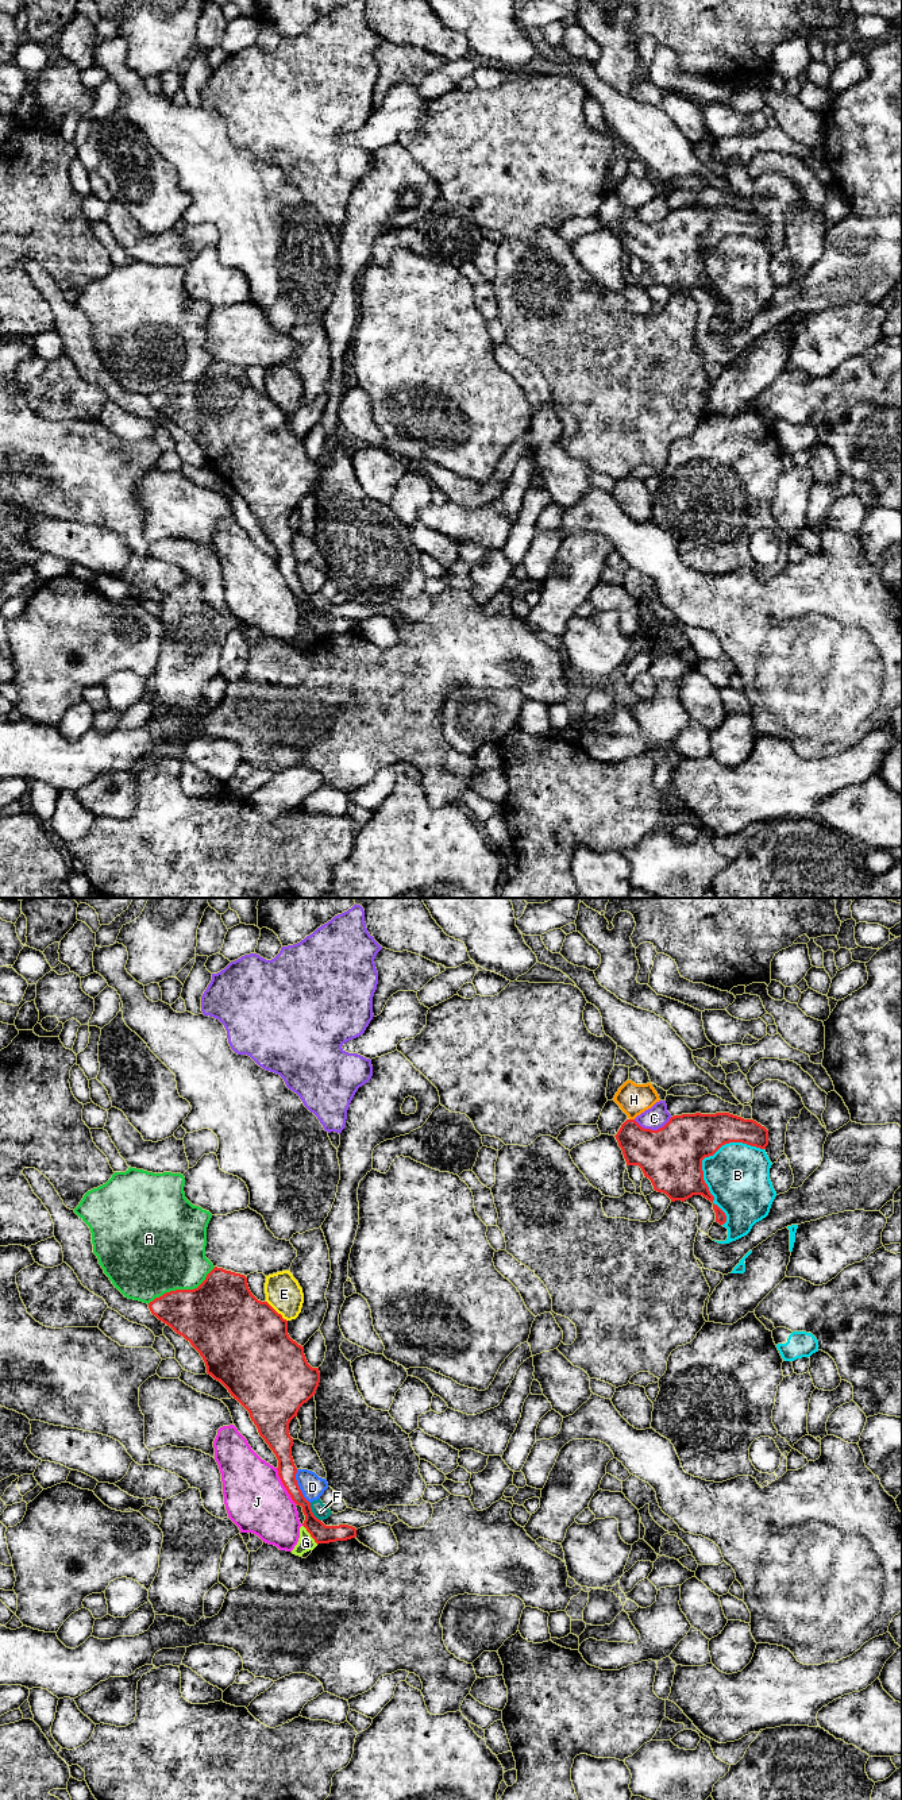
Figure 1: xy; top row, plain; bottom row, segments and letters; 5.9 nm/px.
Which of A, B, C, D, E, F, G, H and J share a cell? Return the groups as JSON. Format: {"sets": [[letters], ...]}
{"sets": [["A"], ["B"], ["C"], ["D"], ["E"], ["F"], ["G"], ["H"], ["J"]]}

